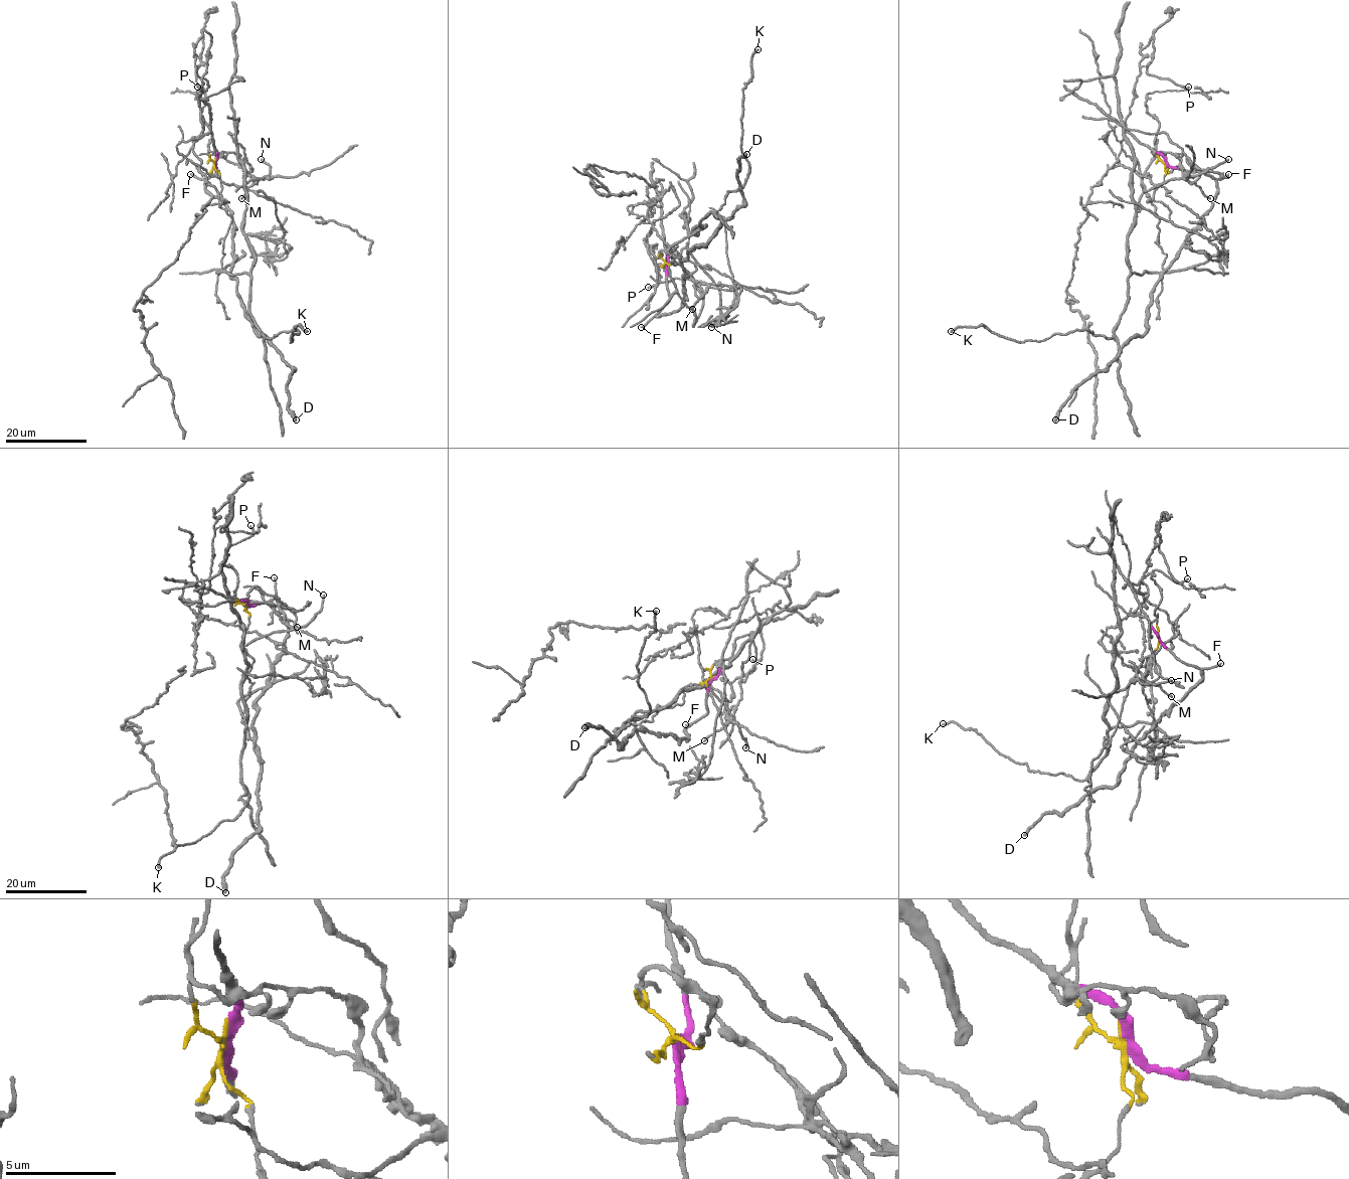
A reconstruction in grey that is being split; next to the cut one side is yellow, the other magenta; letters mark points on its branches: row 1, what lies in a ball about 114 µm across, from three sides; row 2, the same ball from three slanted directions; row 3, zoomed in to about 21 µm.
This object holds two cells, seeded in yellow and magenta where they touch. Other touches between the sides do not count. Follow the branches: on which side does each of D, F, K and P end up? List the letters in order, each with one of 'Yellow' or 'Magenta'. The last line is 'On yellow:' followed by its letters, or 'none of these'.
D: Magenta
F: Magenta
K: Yellow
P: Yellow
On yellow: K, P

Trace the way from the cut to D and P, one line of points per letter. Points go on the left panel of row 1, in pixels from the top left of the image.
D: (214, 161), (218, 171), (205, 188), (231, 213), (231, 275), (255, 333), (292, 368), (288, 409), (296, 420)
P: (214, 161), (208, 153), (211, 133), (200, 114), (206, 103), (202, 92), (206, 90), (197, 86)

